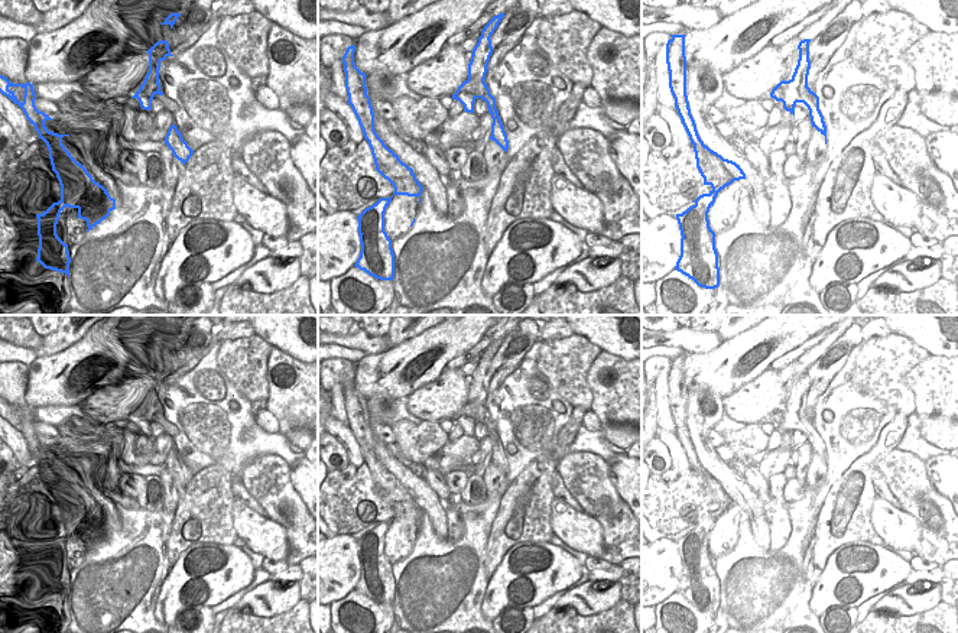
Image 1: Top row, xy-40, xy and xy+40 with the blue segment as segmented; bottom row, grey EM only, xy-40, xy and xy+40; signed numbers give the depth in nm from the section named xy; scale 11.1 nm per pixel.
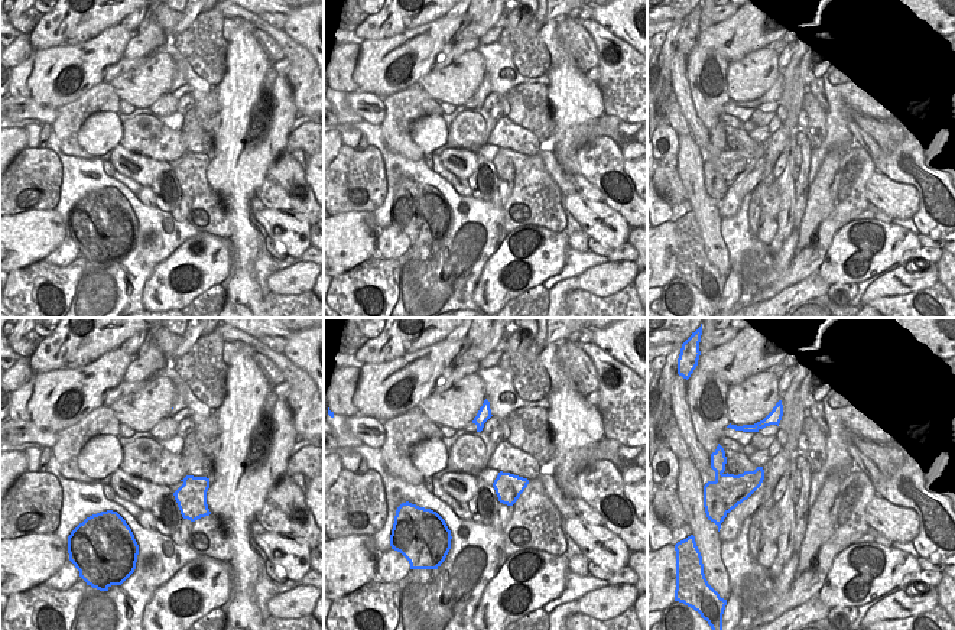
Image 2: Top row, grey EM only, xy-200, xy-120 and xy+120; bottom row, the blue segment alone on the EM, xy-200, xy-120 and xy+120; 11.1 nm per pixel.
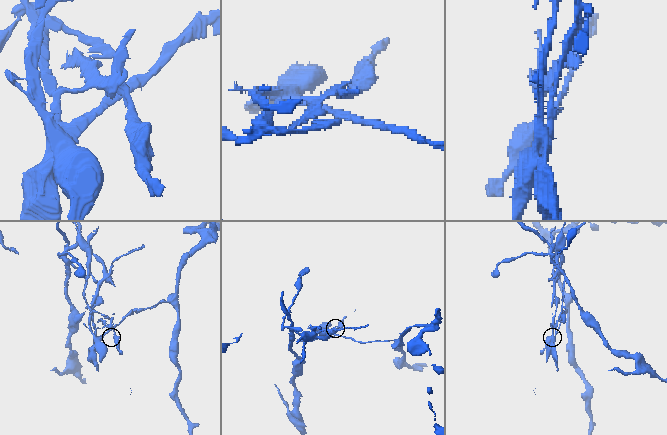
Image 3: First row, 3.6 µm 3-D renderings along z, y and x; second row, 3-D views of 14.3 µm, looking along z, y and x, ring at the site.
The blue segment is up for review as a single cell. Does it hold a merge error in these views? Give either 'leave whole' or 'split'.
split

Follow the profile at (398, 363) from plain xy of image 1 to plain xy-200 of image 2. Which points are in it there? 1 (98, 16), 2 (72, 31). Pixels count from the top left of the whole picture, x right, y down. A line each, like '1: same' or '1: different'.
1: different
2: different

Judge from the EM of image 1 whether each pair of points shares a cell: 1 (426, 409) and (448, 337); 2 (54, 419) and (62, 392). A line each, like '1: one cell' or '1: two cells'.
1: two cells
2: two cells

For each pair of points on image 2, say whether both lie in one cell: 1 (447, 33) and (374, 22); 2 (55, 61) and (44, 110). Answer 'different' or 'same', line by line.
1: different
2: different

